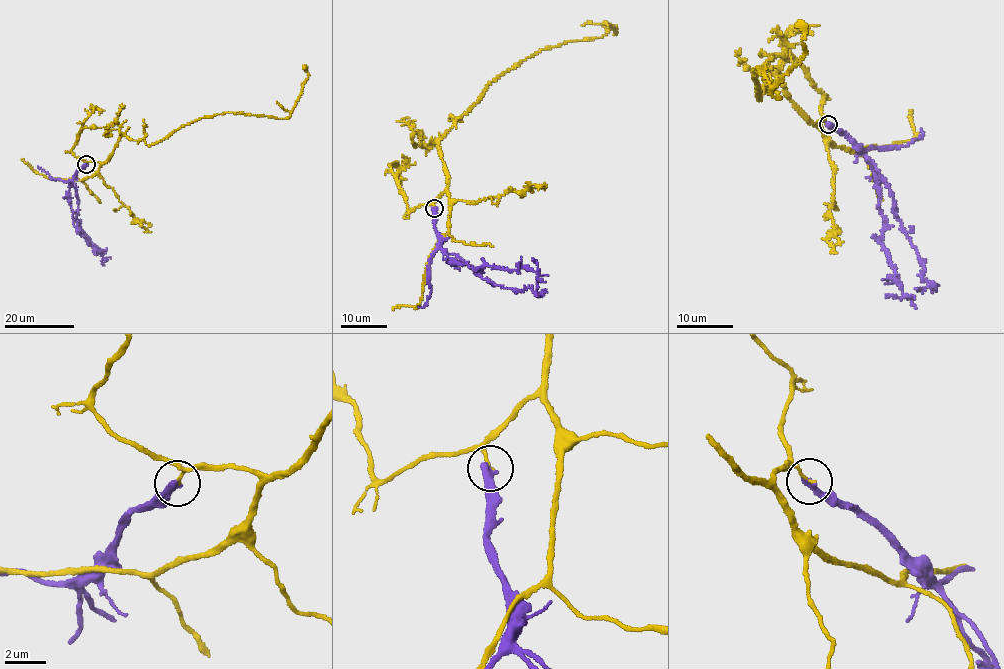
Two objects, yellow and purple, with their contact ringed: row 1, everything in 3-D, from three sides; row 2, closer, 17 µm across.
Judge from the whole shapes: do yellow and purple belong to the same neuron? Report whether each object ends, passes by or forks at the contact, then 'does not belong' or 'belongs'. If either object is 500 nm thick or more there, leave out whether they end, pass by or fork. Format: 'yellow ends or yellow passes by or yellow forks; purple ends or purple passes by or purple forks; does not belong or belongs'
yellow ends; purple ends; does not belong

